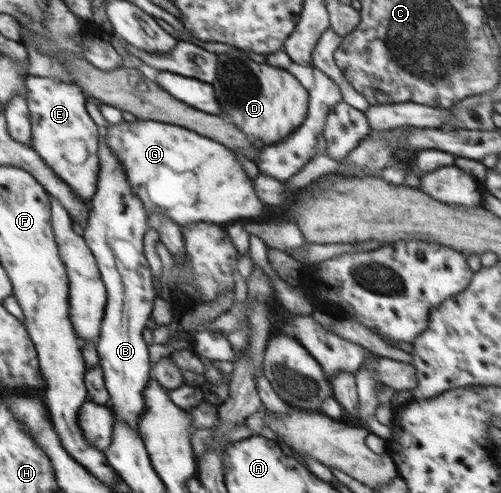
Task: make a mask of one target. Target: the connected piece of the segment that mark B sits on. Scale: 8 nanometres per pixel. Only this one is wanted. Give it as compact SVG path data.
M99 136L99 175L96 193L90 201L90 216L87 224L83 227L83 237L90 247L95 261L97 262L101 279L107 290L107 303L100 328L100 336L97 342L97 355L99 365L103 368L103 377L109 397L108 405L112 412L117 414L126 424L138 428L138 421L142 412L145 411L145 400L143 392L146 383L149 382L148 370L150 361L148 356L148 345L143 339L143 333L147 329L147 322L151 318L154 299L154 284L152 283L152 272L148 266L148 261L144 257L144 236L150 228L147 210L143 207L142 201L134 195L130 183L125 177L125 170L117 159L117 156L109 149L105 143L105 137Z

